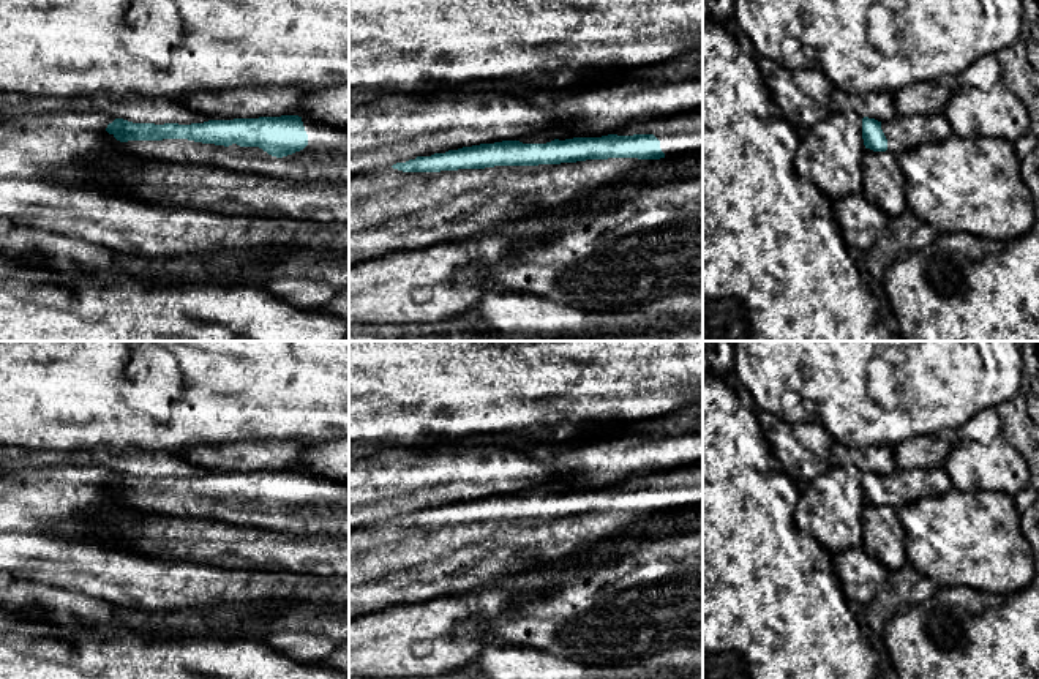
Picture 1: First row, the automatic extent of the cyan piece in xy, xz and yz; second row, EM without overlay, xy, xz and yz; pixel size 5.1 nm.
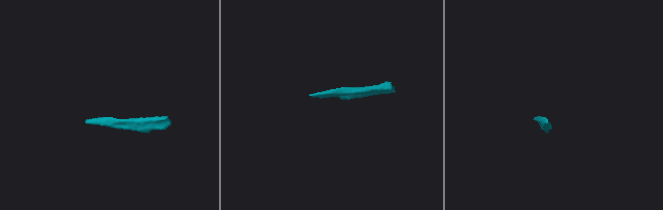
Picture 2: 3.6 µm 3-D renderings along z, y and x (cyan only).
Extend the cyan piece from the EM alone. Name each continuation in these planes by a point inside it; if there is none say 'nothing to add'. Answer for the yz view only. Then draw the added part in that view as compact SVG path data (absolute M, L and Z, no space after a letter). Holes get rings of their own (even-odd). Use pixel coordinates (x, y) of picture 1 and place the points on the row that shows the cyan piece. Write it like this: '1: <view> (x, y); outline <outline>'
1: yz (903, 131); outline M944 114L935 115L897 115L881 123L887 139L887 152L895 156L913 147L949 139L952 126Z

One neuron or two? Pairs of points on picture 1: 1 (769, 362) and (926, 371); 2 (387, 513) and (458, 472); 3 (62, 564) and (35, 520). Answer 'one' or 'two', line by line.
1: one
2: one
3: two

